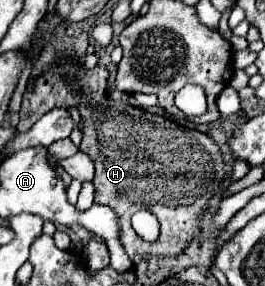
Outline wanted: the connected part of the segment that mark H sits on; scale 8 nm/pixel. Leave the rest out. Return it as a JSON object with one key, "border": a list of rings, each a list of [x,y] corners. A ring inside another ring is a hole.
{"border":[[[71,57],[57,61],[57,65],[53,63],[27,85],[17,133],[29,131],[45,115],[45,109],[77,107],[83,119],[79,151],[87,153],[95,163],[95,203],[107,205],[119,215],[119,239],[129,259],[139,263],[139,259],[149,257],[173,257],[197,235],[205,205],[215,193],[215,185],[221,185],[225,179],[219,147],[209,135],[179,127],[171,119],[137,109],[127,101],[107,101],[107,77],[101,77],[101,69],[105,67],[85,69],[85,65]],[[203,175],[215,175],[217,181],[203,179]],[[139,209],[155,213],[161,223],[161,235],[153,243],[143,241],[131,231],[131,215]]]}

